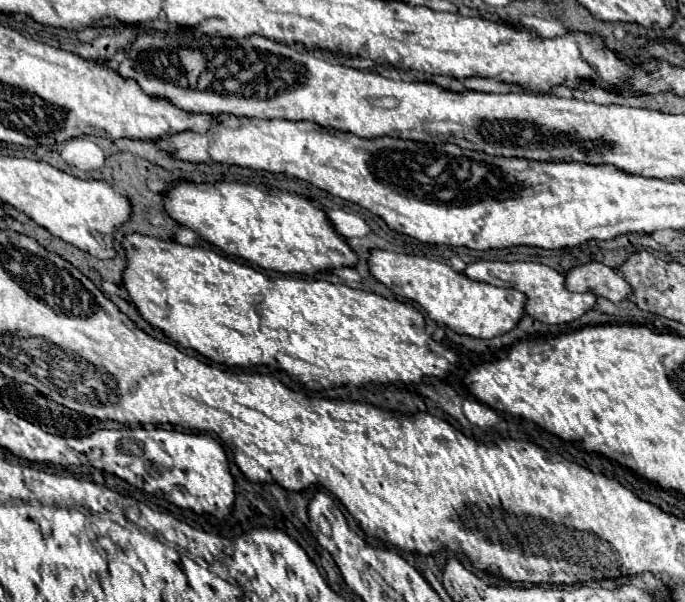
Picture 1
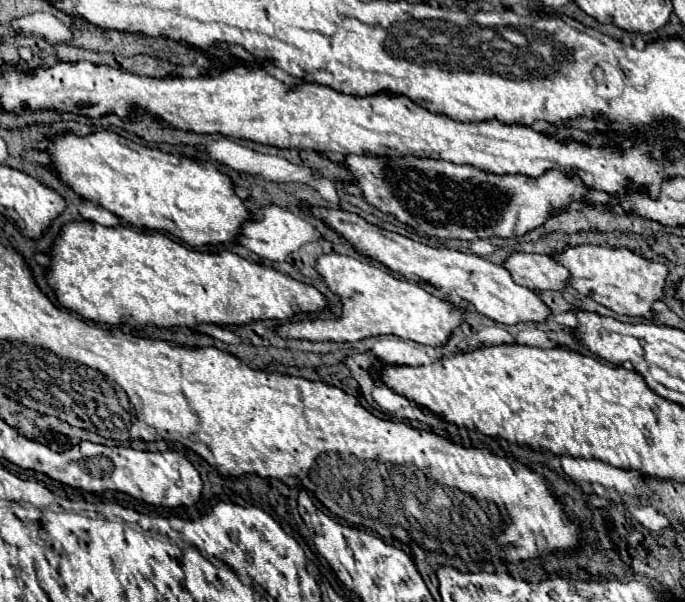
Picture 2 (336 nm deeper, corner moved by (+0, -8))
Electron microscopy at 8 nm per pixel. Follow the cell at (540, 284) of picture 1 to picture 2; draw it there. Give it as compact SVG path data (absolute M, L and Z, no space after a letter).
M312 209L312 215L320 217L326 221L332 229L336 229L344 239L348 239L362 255L378 259L384 263L388 269L404 275L410 281L416 283L430 283L436 289L440 289L448 297L460 297L466 299L476 307L478 313L494 319L496 323L502 325L516 325L524 321L536 321L542 323L550 315L550 307L538 297L536 291L522 287L514 283L510 271L502 265L490 263L474 253L460 253L454 249L434 249L424 243L412 241L404 235L382 231L376 225L366 223L362 217L346 211L336 211L336 209Z

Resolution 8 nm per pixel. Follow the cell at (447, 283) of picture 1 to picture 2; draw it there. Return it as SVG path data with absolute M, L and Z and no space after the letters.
M340 253L320 255L316 269L324 277L326 285L342 297L340 319L312 319L300 323L284 323L278 333L290 339L310 341L360 341L374 335L396 335L430 347L444 347L456 327L462 325L468 301L452 303L430 295L420 285L408 279L398 279L390 271L374 267L364 259L354 259Z

